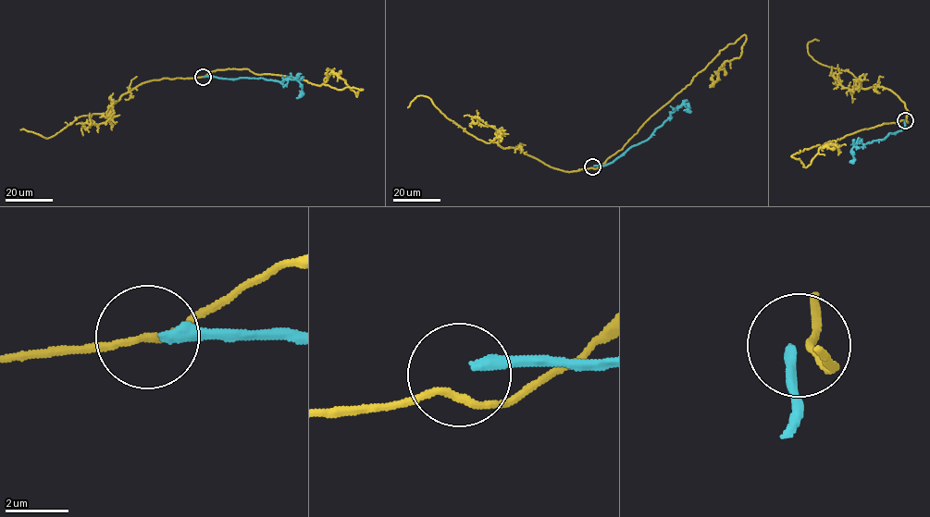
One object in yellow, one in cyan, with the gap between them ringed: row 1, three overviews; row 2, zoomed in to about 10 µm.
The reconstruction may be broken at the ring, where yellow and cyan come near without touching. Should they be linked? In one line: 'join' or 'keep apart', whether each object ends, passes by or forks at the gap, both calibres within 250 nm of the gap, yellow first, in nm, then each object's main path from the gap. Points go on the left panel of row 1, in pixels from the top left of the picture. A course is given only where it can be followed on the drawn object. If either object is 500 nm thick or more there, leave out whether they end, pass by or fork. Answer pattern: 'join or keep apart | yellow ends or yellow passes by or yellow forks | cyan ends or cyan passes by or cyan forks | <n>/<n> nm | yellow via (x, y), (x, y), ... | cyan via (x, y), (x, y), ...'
keep apart | yellow passes by | cyan ends | 220/360 nm | yellow via (203, 77), (218, 69), (246, 68), (337, 89), (363, 89), (356, 95), (333, 71), (323, 84) | cyan via (204, 77), (233, 80), (243, 77), (279, 81), (294, 80), (300, 83), (302, 92), (296, 98)

